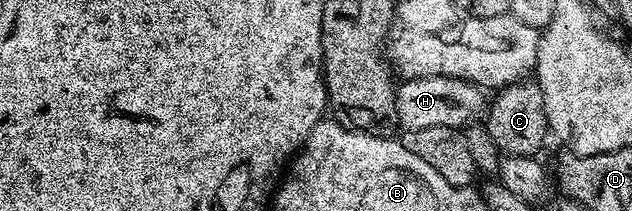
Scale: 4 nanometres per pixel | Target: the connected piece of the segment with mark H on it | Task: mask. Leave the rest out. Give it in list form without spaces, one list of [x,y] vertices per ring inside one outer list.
[[[409,77],[396,86],[396,124],[401,130],[422,131],[422,127],[450,127],[460,129],[471,117],[476,117],[486,105],[480,86],[453,77]]]

